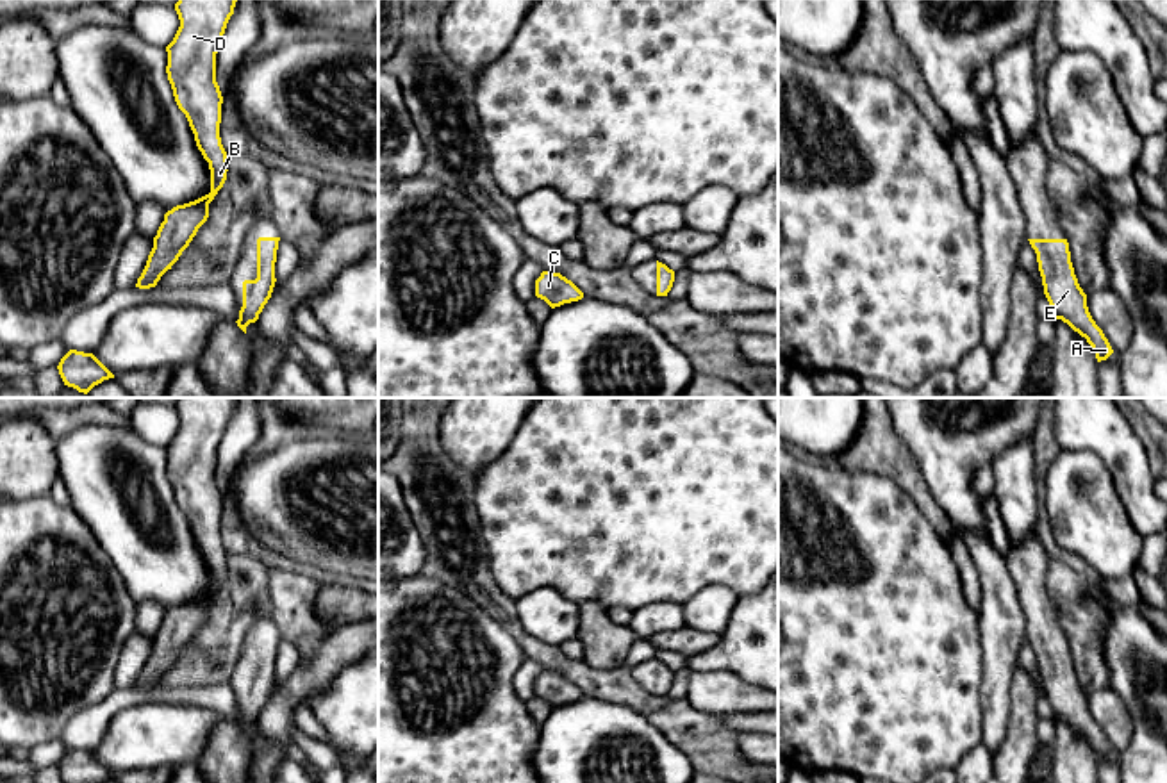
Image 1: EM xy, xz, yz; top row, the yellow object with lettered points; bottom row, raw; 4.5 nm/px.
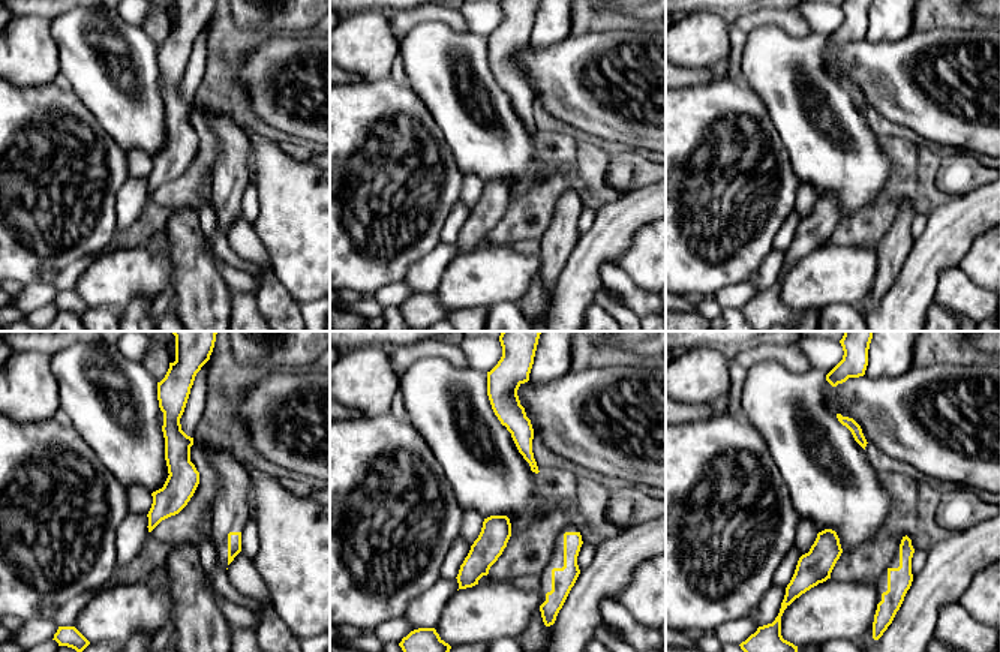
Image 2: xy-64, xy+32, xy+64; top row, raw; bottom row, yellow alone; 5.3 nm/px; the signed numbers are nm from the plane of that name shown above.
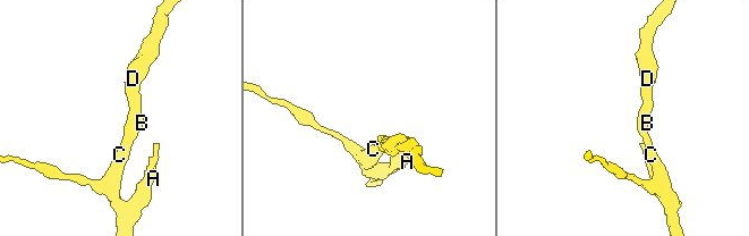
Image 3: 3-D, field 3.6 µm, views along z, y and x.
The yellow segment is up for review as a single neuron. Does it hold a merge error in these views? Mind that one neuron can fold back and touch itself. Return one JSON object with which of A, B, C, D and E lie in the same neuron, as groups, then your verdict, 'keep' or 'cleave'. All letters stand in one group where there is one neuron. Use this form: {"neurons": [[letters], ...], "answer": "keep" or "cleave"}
{"neurons": [["A", "B", "C", "D", "E"]], "answer": "keep"}

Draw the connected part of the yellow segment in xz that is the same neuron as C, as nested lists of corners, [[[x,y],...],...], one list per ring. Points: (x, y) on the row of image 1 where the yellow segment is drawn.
[[[542,271],[541,276],[535,280],[535,296],[555,309],[564,303],[582,300],[584,293],[560,273]]]

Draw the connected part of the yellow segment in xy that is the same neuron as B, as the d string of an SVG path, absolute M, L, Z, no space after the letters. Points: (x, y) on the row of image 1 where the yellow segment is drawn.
M178 0L180 27L168 52L168 80L178 109L211 169L211 193L164 214L136 287L155 287L209 218L209 203L227 180L227 152L219 137L223 96L216 82L216 54L237 0Z

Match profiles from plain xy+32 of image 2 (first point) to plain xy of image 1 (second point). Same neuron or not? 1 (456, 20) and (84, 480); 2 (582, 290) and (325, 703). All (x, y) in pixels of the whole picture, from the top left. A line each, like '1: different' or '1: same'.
1: different
2: different

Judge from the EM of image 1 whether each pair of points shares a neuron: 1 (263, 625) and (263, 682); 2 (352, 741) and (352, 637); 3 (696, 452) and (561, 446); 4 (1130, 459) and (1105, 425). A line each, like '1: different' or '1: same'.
1: same
2: different
3: same
4: same

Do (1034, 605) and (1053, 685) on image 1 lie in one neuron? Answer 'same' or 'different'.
same

